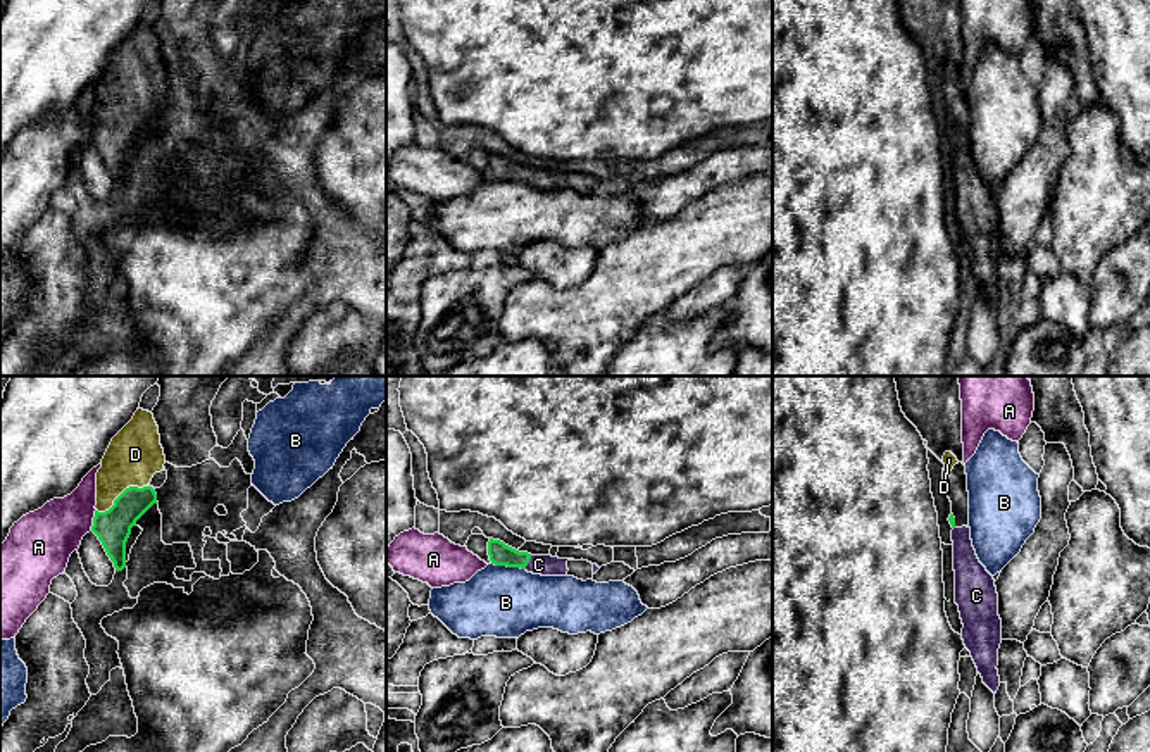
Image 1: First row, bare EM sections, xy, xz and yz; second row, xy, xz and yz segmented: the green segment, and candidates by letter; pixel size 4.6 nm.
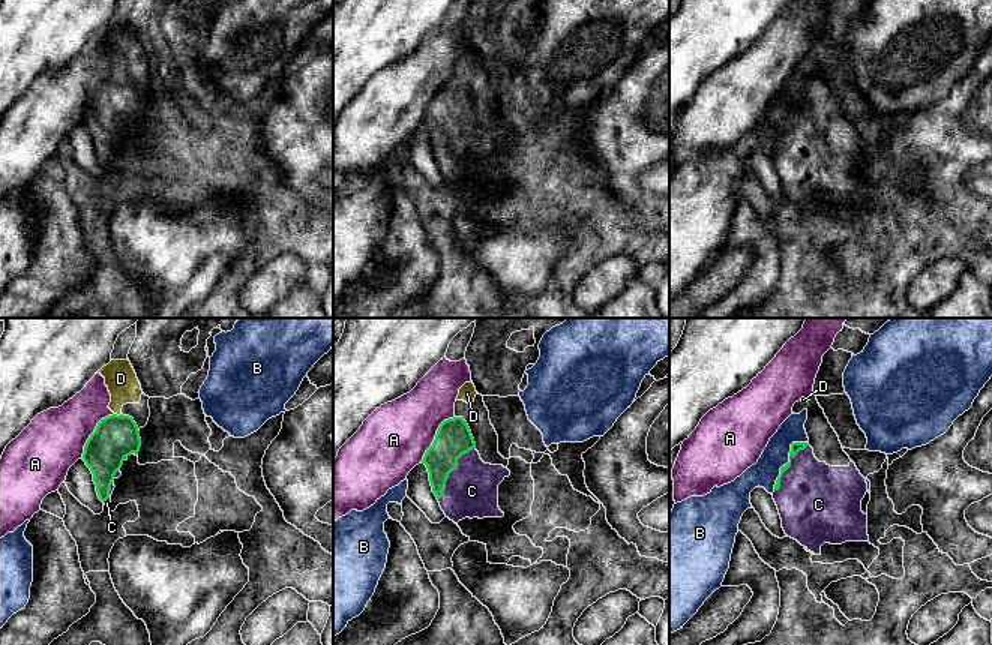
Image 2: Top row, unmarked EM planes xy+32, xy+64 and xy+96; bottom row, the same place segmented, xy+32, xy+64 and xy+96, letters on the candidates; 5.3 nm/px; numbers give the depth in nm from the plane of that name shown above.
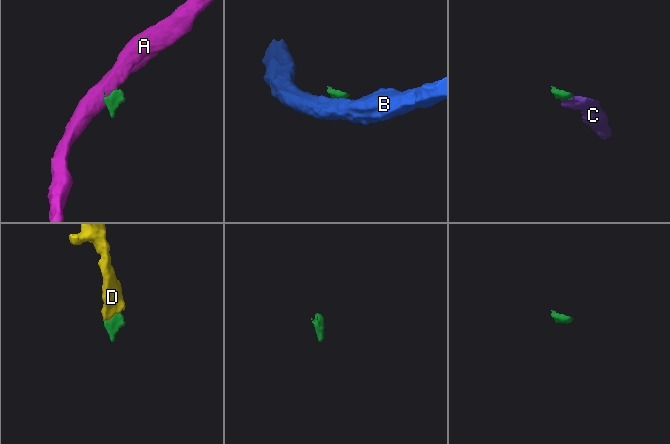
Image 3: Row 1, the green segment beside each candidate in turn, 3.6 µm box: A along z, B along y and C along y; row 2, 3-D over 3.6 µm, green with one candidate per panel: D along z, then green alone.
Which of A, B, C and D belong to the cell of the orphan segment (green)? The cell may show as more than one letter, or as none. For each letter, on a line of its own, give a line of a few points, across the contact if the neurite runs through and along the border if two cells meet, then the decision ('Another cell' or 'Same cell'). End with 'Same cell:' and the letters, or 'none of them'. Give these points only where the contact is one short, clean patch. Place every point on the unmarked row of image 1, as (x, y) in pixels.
A: Line: xy (95, 123), (90, 144). Another cell
B: Line: xz (492, 176), (524, 183). Another cell
C: Line: xz (500, 168), (528, 175), (538, 178). Same cell
D: Line: xy (112, 140), (119, 109), (121, 94), (135, 68). Same cell
Same cell: C, D

